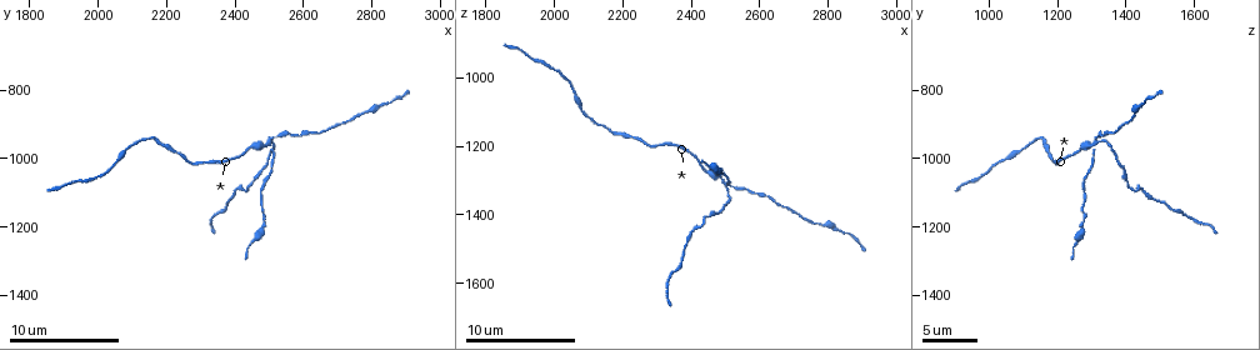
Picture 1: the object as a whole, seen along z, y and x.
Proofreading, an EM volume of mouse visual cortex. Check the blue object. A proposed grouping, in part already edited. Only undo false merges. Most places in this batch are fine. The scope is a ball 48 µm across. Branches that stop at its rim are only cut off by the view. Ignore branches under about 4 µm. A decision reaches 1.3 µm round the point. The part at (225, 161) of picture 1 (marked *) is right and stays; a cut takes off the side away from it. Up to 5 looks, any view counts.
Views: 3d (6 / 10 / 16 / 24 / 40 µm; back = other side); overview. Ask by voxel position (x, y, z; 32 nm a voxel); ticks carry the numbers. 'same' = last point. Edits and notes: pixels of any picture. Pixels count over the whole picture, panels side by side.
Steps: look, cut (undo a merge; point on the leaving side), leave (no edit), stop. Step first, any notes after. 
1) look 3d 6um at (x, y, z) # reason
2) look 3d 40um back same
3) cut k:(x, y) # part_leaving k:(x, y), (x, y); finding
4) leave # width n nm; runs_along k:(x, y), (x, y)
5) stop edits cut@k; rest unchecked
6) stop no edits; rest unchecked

look 3d 10um at (2490, 960, 1300) # three arms meet

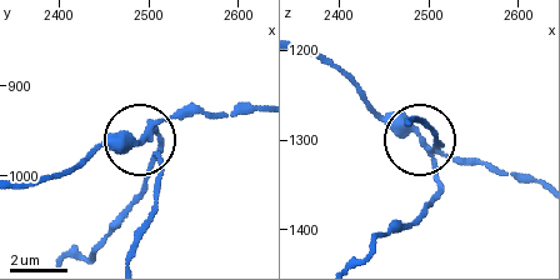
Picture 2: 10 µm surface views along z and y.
cut 2:(155, 180) # part_leaving 2:(150, 144), (158, 190), (134, 254); two neurons meet here

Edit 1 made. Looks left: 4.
look overview

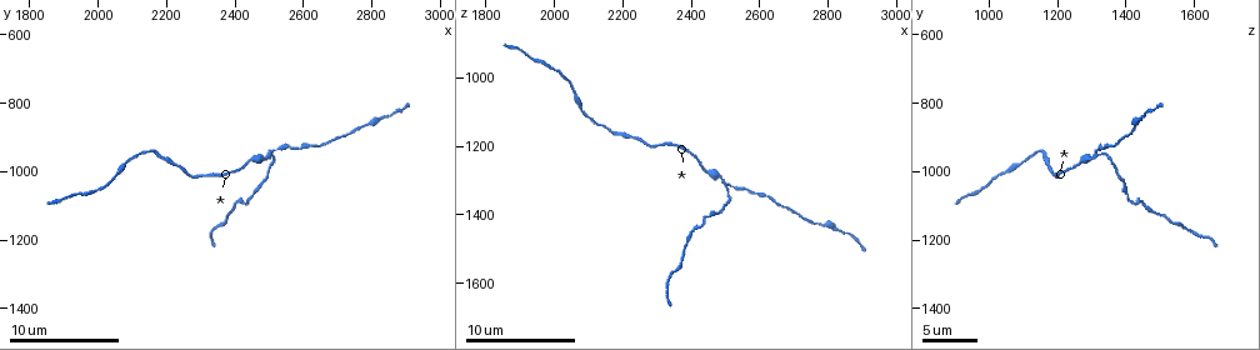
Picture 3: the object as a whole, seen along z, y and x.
look 3d 16um at (2390, 1110, 1460) # sudden change in width

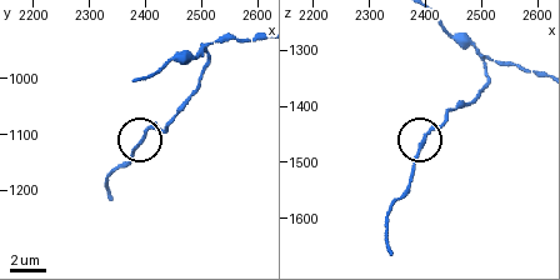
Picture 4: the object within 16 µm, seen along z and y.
leave # runs_along 4:(438, 21), (474, 48), (486, 79), (424, 138), (410, 176); continuous, no second neuron

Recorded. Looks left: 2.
look 3d 6um at (2060, 1000, 1050) # sudden change in width

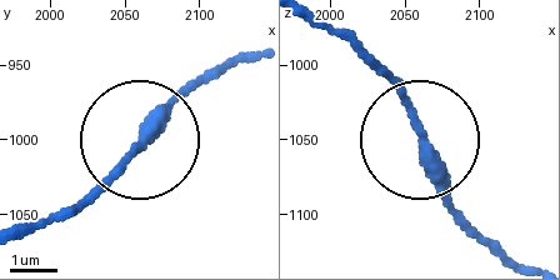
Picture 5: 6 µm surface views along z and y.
leave # runs_along 5:(506, 256), (459, 208), (414, 113), (366, 56); continuous, no second neuron

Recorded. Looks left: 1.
stop edits cut@2; rest unchecked

